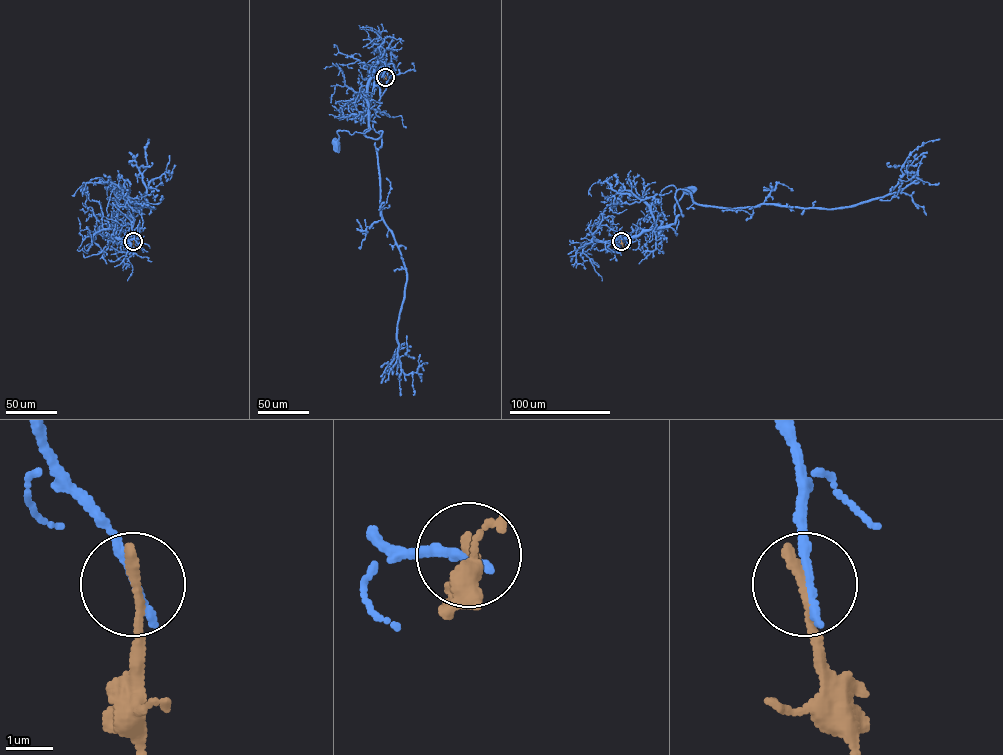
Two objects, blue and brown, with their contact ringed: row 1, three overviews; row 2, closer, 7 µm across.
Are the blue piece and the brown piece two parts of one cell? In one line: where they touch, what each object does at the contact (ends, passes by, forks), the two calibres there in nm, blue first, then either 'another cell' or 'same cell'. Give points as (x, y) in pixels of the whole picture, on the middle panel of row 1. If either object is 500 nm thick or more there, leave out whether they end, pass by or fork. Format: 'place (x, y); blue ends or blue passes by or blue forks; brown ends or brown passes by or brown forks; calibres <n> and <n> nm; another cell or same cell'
place (385, 77); blue ends; brown ends; calibres 240 and 240 nm; another cell

